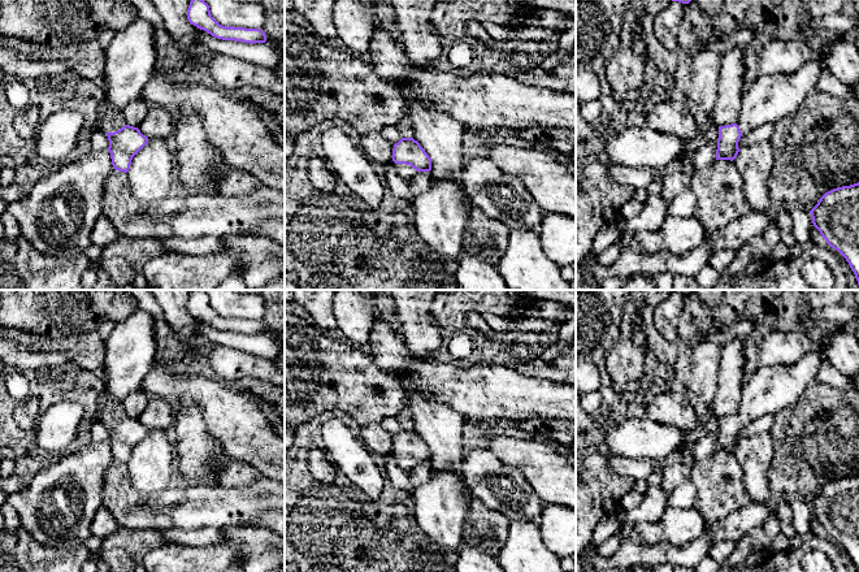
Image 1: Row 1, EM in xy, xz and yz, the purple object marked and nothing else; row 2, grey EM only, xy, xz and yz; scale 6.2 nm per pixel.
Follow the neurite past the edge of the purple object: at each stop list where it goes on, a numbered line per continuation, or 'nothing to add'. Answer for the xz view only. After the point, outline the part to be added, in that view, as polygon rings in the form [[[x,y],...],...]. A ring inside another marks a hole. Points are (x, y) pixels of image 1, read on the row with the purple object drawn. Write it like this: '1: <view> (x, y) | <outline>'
1: xz (406, 172) | [[[395,164],[395,168],[403,181],[409,181],[413,176],[416,176],[418,172],[413,169],[411,165],[405,164]]]

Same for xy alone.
1: xy (109, 121) | [[[101,100],[97,108],[99,129],[104,133],[114,133],[127,125],[122,110],[113,112],[108,108],[108,103]]]

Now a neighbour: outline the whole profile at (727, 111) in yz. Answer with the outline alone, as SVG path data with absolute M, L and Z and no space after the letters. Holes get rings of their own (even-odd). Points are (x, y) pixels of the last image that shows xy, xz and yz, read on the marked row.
M733 47L721 55L719 98L712 112L719 126L737 124L743 91L743 53L746 47Z

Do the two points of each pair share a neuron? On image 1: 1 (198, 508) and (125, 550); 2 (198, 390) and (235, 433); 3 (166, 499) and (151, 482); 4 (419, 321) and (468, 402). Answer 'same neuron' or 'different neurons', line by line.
1: different neurons
2: same neuron
3: different neurons
4: different neurons

